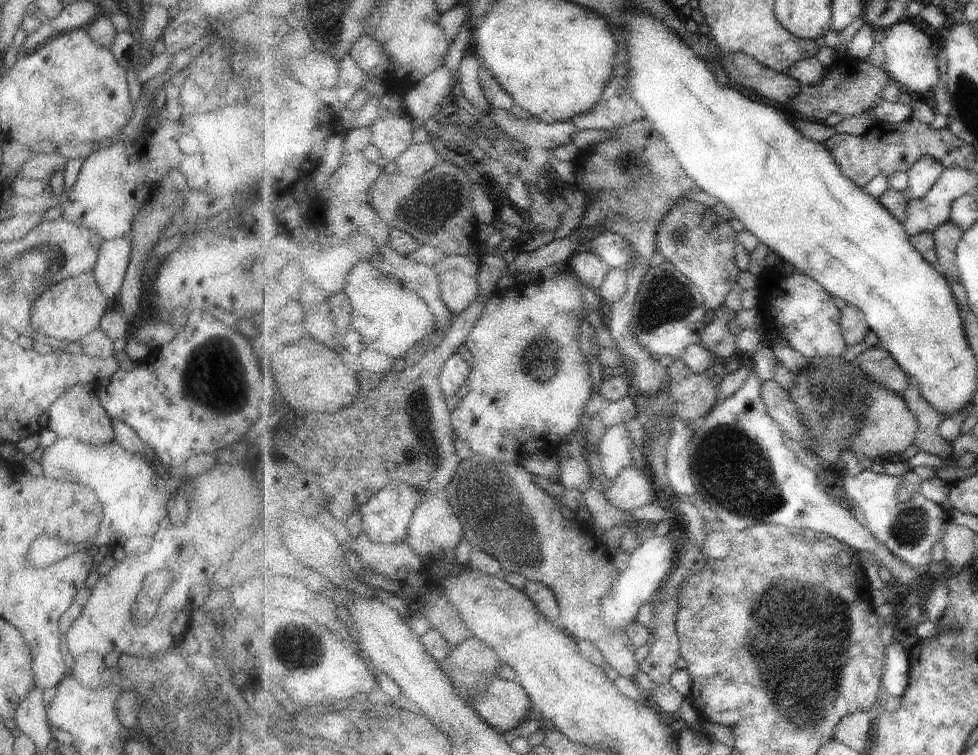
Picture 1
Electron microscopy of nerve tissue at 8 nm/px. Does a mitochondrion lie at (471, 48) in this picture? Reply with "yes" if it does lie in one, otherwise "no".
no

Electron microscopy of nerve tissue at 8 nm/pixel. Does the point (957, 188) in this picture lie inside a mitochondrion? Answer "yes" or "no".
no

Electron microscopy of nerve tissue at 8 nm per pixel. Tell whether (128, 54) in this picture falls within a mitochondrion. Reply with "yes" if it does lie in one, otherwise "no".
no

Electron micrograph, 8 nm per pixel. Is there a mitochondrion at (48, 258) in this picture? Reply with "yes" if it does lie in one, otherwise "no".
yes

